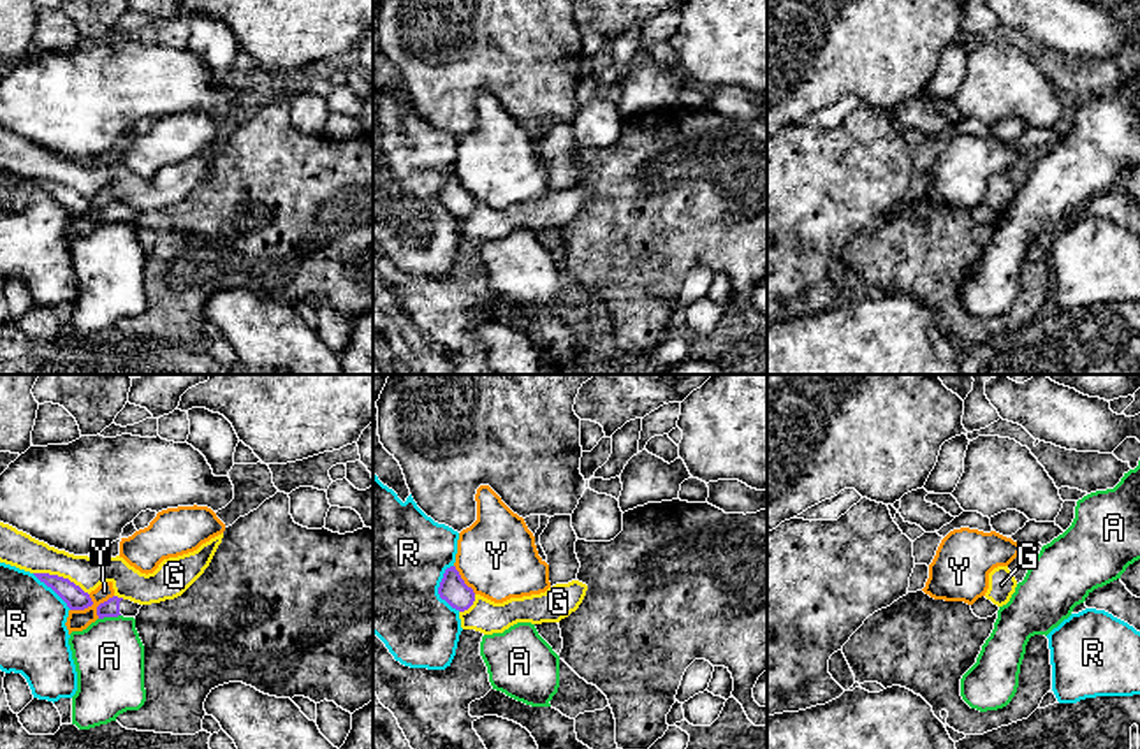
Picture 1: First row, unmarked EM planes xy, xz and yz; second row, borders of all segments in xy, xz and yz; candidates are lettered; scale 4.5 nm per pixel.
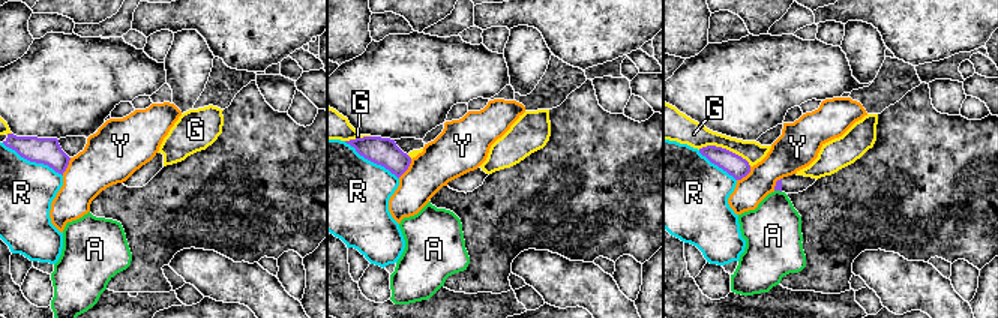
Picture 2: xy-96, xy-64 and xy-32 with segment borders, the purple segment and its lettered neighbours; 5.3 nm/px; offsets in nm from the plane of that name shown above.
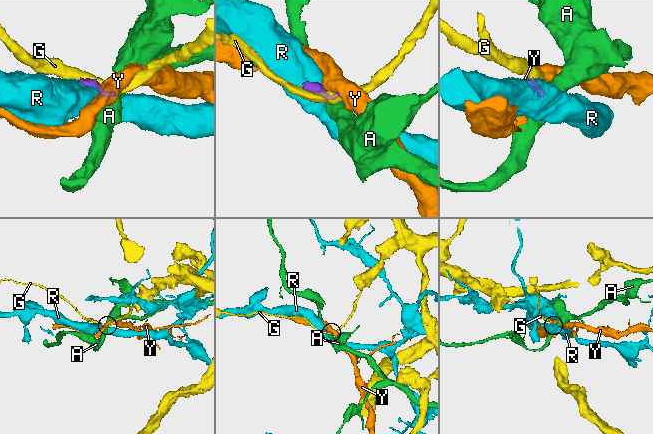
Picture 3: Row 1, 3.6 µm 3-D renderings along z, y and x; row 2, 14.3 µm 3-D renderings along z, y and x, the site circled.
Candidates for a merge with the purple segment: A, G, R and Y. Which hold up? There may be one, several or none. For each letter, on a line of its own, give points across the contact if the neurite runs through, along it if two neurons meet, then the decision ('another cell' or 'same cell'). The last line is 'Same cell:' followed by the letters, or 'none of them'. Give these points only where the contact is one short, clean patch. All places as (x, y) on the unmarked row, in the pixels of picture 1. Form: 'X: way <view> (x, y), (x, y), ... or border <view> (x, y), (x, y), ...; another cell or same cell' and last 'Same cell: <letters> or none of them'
A: border xy (120, 220), (99, 225); another cell
G: another cell
R: another cell
Y: border xy (90, 201), (90, 211), (71, 217); another cell
Same cell: none of them

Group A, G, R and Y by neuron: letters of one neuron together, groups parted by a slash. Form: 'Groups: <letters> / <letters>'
Groups: A / G / R / Y

